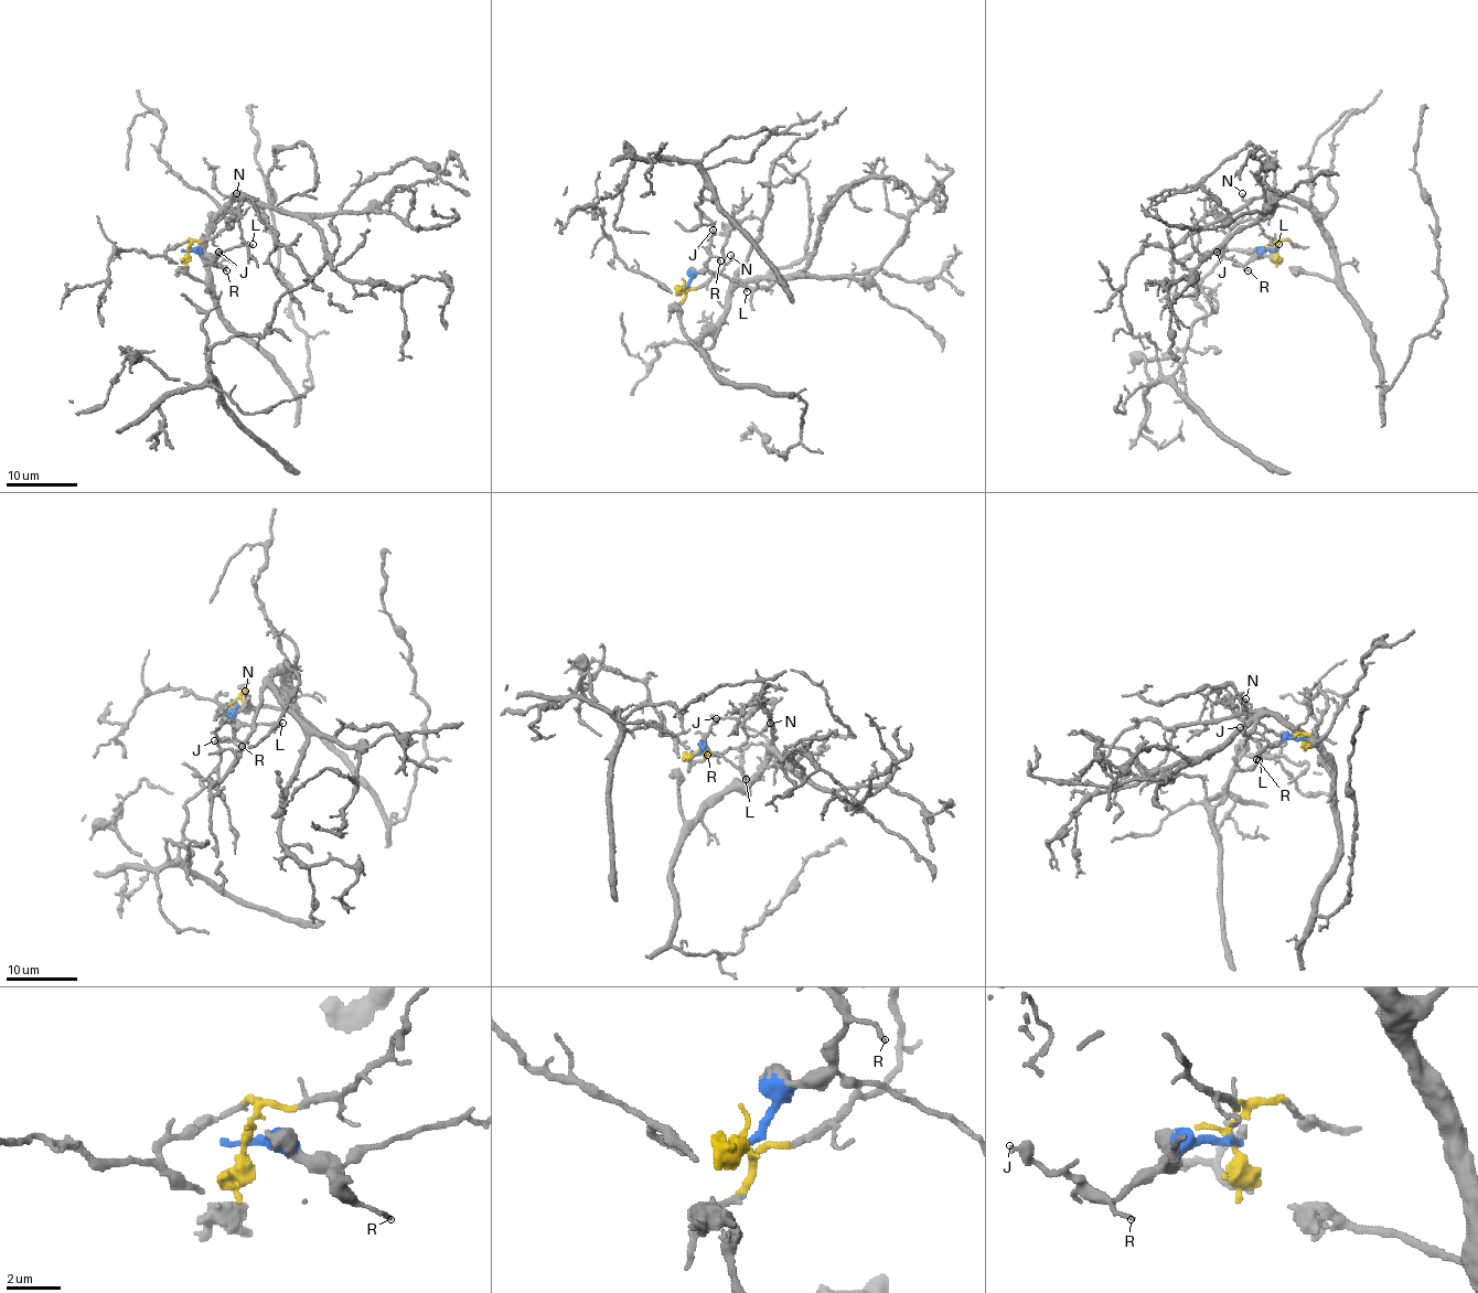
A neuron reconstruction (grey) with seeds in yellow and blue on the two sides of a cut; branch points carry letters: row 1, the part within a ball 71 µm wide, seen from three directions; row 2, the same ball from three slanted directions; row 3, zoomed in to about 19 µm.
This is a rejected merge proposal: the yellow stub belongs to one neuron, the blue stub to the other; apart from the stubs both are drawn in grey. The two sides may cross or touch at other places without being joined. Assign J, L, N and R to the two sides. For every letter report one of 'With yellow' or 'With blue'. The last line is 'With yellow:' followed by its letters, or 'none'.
J: With blue
L: With blue
N: With yellow
R: With blue
With yellow: N

